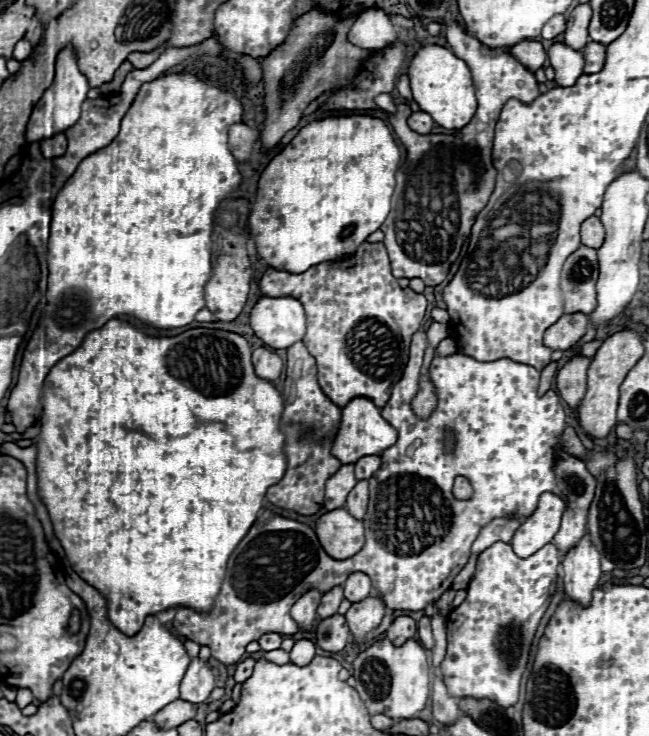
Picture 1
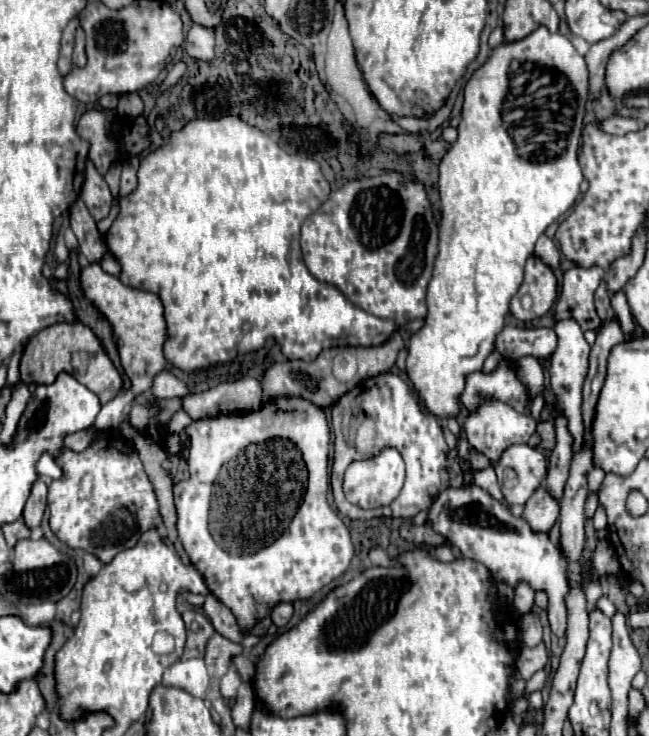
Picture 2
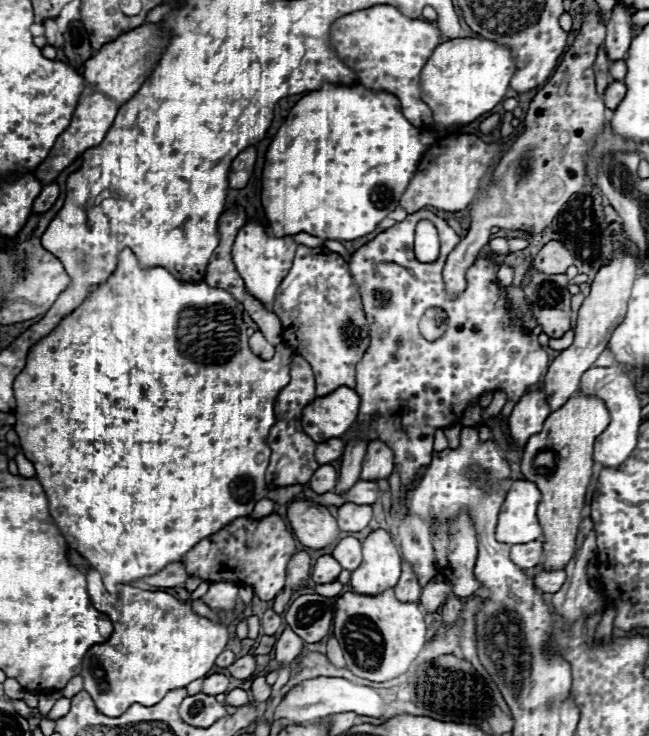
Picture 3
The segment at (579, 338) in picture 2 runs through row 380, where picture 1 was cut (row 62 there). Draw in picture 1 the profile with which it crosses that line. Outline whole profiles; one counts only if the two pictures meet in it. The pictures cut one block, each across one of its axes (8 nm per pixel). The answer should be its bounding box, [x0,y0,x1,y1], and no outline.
[548,44,584,86]

